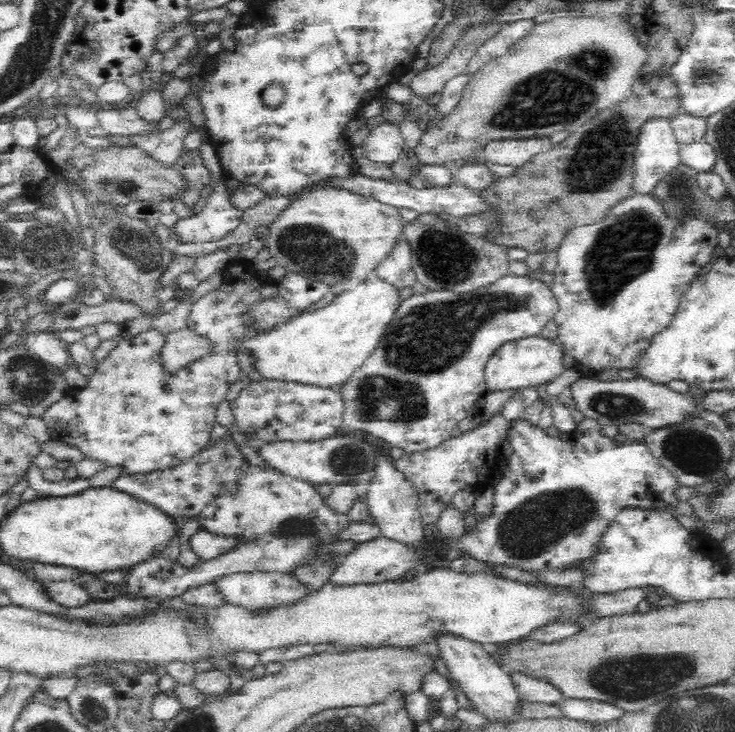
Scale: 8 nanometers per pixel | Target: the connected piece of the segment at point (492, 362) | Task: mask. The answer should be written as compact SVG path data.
M530 336L504 344L492 355L484 366L487 391L515 391L524 388L546 386L564 372L564 352L562 345L556 340L548 340L538 336Z

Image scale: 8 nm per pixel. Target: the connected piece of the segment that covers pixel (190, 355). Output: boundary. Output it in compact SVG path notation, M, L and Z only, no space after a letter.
M184 328L166 334L165 346L161 352L164 354L164 367L170 373L175 373L184 365L211 356L214 350L215 345L206 336L199 336Z

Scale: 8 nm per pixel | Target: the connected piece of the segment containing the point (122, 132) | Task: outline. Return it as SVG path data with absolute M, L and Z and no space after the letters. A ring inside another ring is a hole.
M132 105L124 109L105 109L98 110L96 113L96 120L104 132L108 132L112 136L130 136L145 133L152 129L164 130L168 128L174 121L169 118L160 118L160 122L156 126L146 124L145 120L140 120L136 109Z

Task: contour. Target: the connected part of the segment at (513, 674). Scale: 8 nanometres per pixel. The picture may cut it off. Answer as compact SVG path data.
M509 671L509 677L514 685L519 700L529 700L535 703L553 705L563 698L558 687L546 679L527 675L518 671Z

